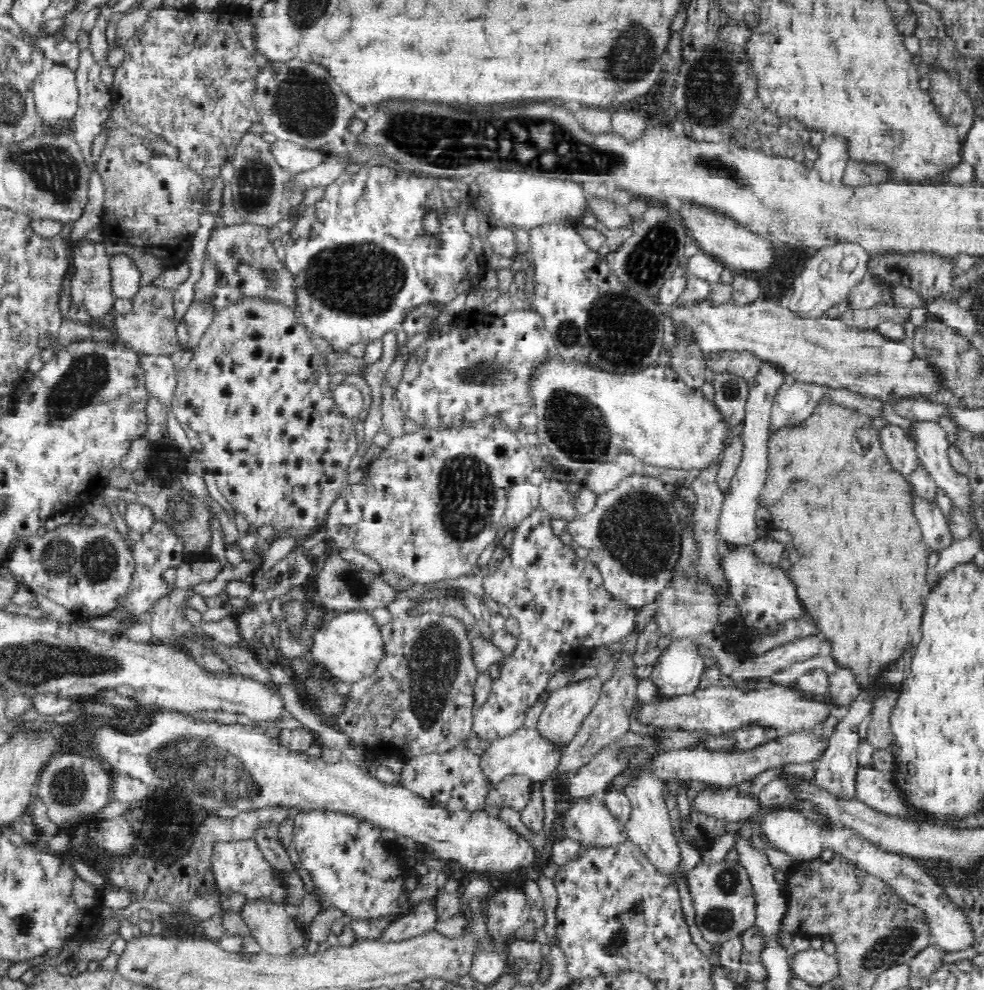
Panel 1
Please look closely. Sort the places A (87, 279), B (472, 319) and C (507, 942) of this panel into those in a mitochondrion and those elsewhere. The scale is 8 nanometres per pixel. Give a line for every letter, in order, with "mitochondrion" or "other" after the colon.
A: mitochondrion
B: other
C: other

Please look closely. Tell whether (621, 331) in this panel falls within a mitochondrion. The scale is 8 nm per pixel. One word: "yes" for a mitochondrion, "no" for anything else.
yes

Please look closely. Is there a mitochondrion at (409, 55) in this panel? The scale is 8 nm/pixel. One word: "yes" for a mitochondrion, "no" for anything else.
no

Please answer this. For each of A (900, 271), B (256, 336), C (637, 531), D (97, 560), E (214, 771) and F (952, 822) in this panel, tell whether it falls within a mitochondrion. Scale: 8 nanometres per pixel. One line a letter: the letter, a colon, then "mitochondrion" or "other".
A: other
B: other
C: mitochondrion
D: mitochondrion
E: mitochondrion
F: other

